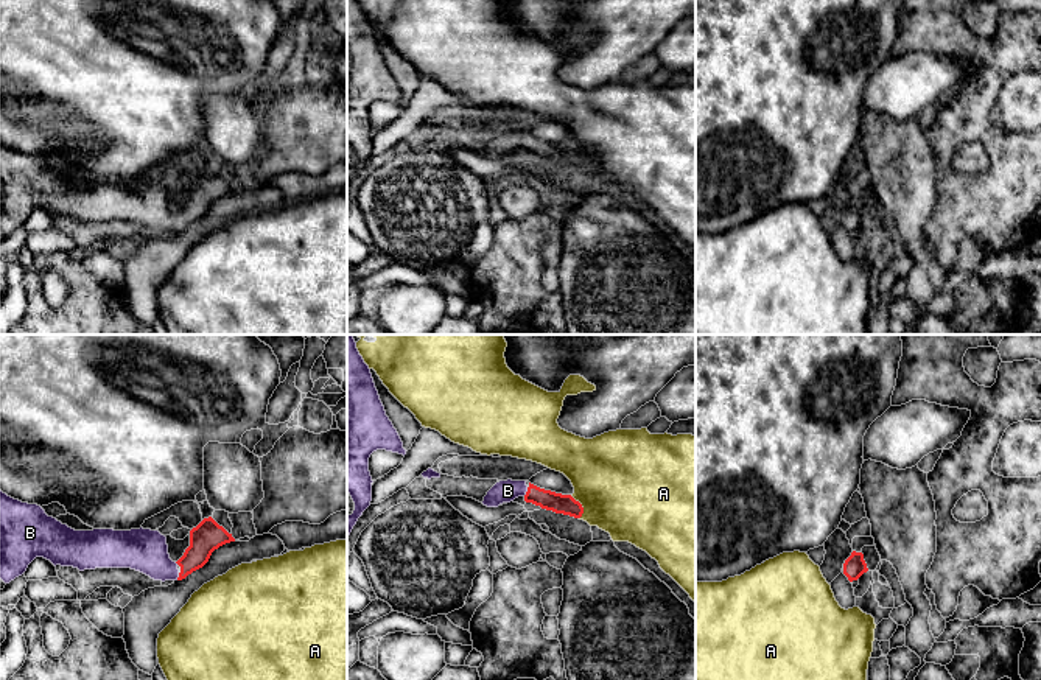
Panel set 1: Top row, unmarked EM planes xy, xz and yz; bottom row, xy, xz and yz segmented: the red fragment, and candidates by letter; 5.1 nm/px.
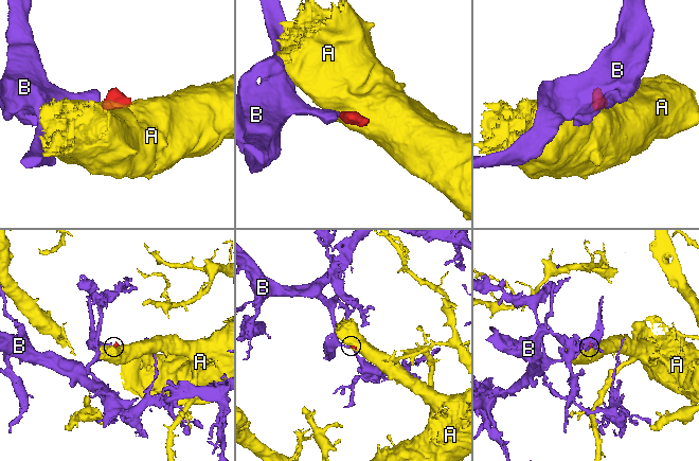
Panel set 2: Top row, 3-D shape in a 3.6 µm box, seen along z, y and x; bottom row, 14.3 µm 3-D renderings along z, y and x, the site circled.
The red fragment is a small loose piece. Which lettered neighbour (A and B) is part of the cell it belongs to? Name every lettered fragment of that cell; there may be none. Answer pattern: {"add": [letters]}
{"add": ["B"]}

